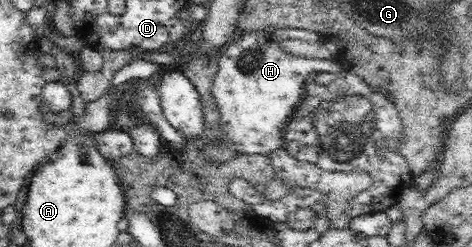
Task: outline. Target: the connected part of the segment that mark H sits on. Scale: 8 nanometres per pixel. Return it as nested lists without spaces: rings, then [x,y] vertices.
[[[263,30],[241,33],[228,43],[217,56],[218,71],[213,79],[212,94],[220,113],[222,136],[220,146],[213,143],[202,151],[202,156],[209,162],[221,162],[232,159],[236,154],[263,154],[283,147],[281,130],[289,121],[289,117],[304,96],[304,85],[313,75],[320,72],[339,74],[343,70],[342,63],[335,56],[332,60],[317,60],[305,56],[293,56],[285,52],[275,35]]]

